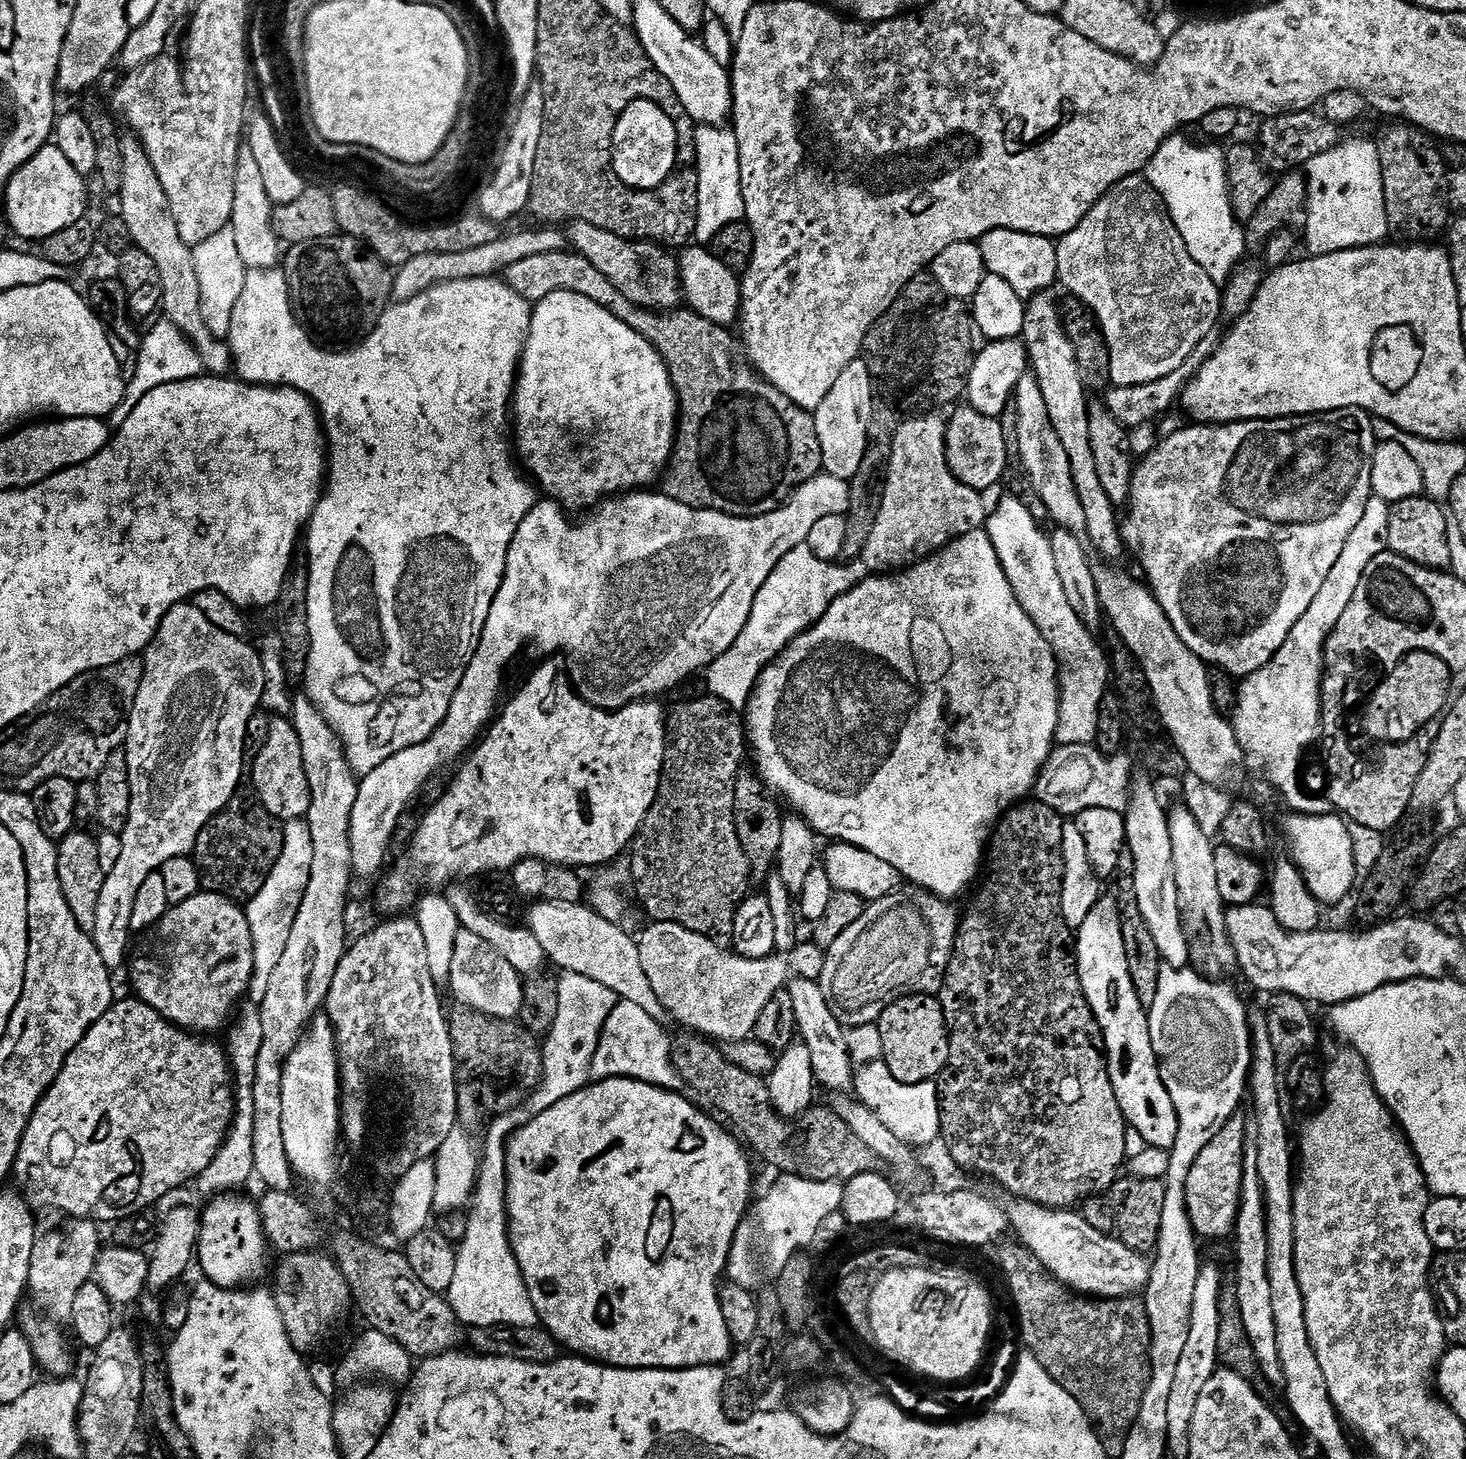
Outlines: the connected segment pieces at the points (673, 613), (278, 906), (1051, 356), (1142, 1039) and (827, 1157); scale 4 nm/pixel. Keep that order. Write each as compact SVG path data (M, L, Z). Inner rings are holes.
M827 474L813 476L812 479L801 484L780 507L761 516L731 516L709 508L691 508L659 491L656 491L657 493L652 491L656 490L632 490L627 494L605 499L595 509L595 511L597 510L596 516L588 516L585 520L578 521L577 524L571 524L568 521L567 514L569 515L569 513L566 511L565 505L551 498L537 499L536 503L532 505L532 509L526 514L526 518L522 518L522 526L518 526L518 530L514 534L514 542L510 542L510 550L506 554L506 570L502 578L502 586L498 586L498 594L492 600L490 610L483 617L482 627L479 629L478 639L474 644L472 661L468 664L466 674L462 674L462 682L450 702L450 710L446 714L446 718L436 727L431 738L386 758L382 762L382 766L373 768L369 776L363 777L359 781L358 802L354 802L354 814L350 818L352 871L357 877L372 876L383 866L384 855L388 852L388 839L395 834L396 823L399 822L404 807L411 802L412 795L439 768L444 768L447 764L452 763L455 765L481 739L485 729L493 723L498 712L498 705L501 703L500 687L504 684L504 671L511 666L512 659L523 648L529 648L532 652L541 652L541 657L544 658L552 658L560 654L556 652L565 652L568 655L566 668L570 673L572 687L576 689L576 694L581 696L586 703L594 705L595 708L602 708L605 712L614 712L618 708L625 708L628 704L636 703L637 700L660 698L663 692L678 687L683 680L690 679L695 672L703 673L722 654L726 654L726 650L730 650L730 646L734 646L734 642L738 642L738 634L742 634L742 630L750 618L754 600L758 598L758 590L762 590L766 578L770 578L770 574L778 566L778 562L782 562L782 558L786 558L786 554L790 554L790 550L794 550L798 545L807 541L811 528L821 518L845 515L852 502L852 489L849 481Z
M290 820L284 824L282 852L278 856L278 861L274 864L274 869L270 872L270 877L266 880L266 885L255 895L254 899L247 901L245 912L247 914L247 924L250 926L252 949L254 950L254 970L249 984L249 1003L260 1005L263 998L266 998L267 987L270 984L270 975L274 974L275 967L278 966L279 959L282 958L283 951L286 950L286 941L289 937L289 926L291 917L289 914L300 904L304 896L306 886L309 884L310 863L313 861L313 838L310 835L307 823L304 820Z
M1051 291L1040 292L1027 301L1024 314L1024 330L1022 339L1028 349L1028 362L1031 375L1038 382L1038 390L1042 390L1042 399L1046 401L1046 411L1050 414L1050 422L1066 449L1070 458L1070 474L1074 474L1074 486L1078 490L1078 502L1082 502L1082 510L1086 514L1084 532L1087 539L1092 539L1091 547L1105 556L1105 561L1116 562L1120 555L1125 555L1122 524L1116 520L1117 505L1110 502L1106 490L1102 490L1102 482L1098 479L1098 469L1094 467L1094 450L1090 446L1090 414L1088 406L1090 397L1084 389L1084 376L1080 373L1080 360L1076 357L1076 348L1064 329L1064 320L1060 317L1060 308L1052 297Z
M1101 895L1094 910L1090 910L1086 922L1082 922L1082 926L1075 933L1074 955L1082 990L1086 994L1088 1005L1092 1007L1092 1015L1096 1017L1104 1035L1104 1051L1110 1082L1114 1086L1118 1106L1122 1106L1124 1119L1127 1120L1129 1129L1135 1135L1137 1132L1145 1140L1143 1143L1147 1147L1170 1150L1178 1138L1178 1114L1174 1110L1174 1102L1170 1102L1170 1094L1160 1077L1154 1046L1150 1042L1147 1011L1142 1006L1142 1002L1138 1002L1138 994L1134 994L1134 982L1130 982L1130 966L1126 966L1126 946L1122 942L1120 911L1115 895Z
M692 1034L684 1035L686 1036L677 1035L672 1042L672 1061L681 1081L685 1085L689 1084L698 1095L705 1096L725 1116L723 1119L743 1137L747 1147L753 1153L756 1151L770 1167L777 1168L775 1170L777 1173L801 1176L807 1180L847 1182L858 1178L858 1174L874 1172L881 1167L880 1159L874 1154L874 1150L868 1149L866 1142L862 1142L862 1138L858 1138L858 1134L854 1134L854 1130L850 1130L850 1126L846 1126L846 1122L842 1122L842 1118L831 1107L813 1106L797 1119L784 1119L771 1104L771 1096L764 1076L755 1076L742 1070L742 1066L734 1066L734 1062L730 1062L727 1055L721 1049L719 1052L707 1039L697 1038Z

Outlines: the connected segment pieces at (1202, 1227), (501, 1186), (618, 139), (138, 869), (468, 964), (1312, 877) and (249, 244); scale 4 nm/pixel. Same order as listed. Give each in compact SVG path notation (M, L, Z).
M1242 1116L1229 1118L1226 1126L1210 1138L1202 1154L1194 1158L1190 1174L1186 1174L1186 1210L1197 1237L1220 1240L1223 1236L1231 1237L1236 1227L1244 1177L1244 1149L1250 1144L1250 1124Z
M561 971L556 985L558 986L558 1018L554 1018L554 1026L548 1031L543 1041L544 1073L540 1084L533 1089L531 1095L523 1103L523 1107L497 1115L484 1136L484 1144L479 1149L480 1169L476 1175L476 1188L472 1192L470 1207L467 1209L466 1238L456 1248L456 1265L454 1266L454 1282L450 1282L446 1293L448 1304L454 1314L469 1329L489 1328L505 1324L506 1326L537 1326L540 1324L538 1314L534 1310L534 1302L530 1302L530 1294L526 1290L526 1282L520 1273L518 1262L512 1253L512 1244L508 1240L508 1179L506 1178L506 1150L508 1139L525 1122L542 1114L542 1110L550 1110L562 1098L570 1098L579 1088L589 1083L588 1067L594 1058L594 1050L598 1050L598 1042L602 1030L606 1026L606 1018L614 1010L618 998L610 986L602 986L602 982L594 982L594 978L586 978L586 974L574 974Z
M635 100L622 110L618 118L618 126L614 126L614 138L612 139L612 168L618 174L618 178L626 186L647 190L662 186L677 171L676 159L680 156L680 136L676 133L676 124L672 121L673 113L663 108L655 100Z
M185 602L174 606L162 618L162 622L156 631L156 637L151 640L142 653L144 661L144 673L138 686L138 694L132 703L132 711L128 714L128 739L126 741L126 751L128 753L128 769L130 770L130 810L128 811L128 821L124 831L119 833L122 840L122 854L119 855L118 862L114 865L114 870L104 877L102 894L98 894L98 910L96 911L96 925L90 933L92 941L98 946L98 954L102 954L102 962L110 970L117 970L124 964L124 955L128 952L128 936L133 935L130 926L130 914L134 914L134 898L138 898L138 886L150 878L150 874L159 872L160 867L170 858L178 858L180 854L186 854L187 848L191 847L192 839L196 836L196 830L200 824L211 816L224 800L228 799L229 792L232 792L233 785L236 784L237 772L246 770L246 760L244 762L244 748L246 749L246 726L250 726L250 718L261 707L263 698L264 671L262 670L262 658L255 647L247 644L245 637L235 637L220 630L218 626L206 618L206 614L195 608L191 602Z
M462 930L457 934L454 943L454 960L450 965L449 985L450 991L452 990L456 995L454 1000L457 1005L464 1005L484 1015L515 1021L522 1010L524 980L521 973L516 972L514 966L510 966L510 962L506 962L506 958L502 958L502 954L498 954L498 950L494 950L494 946L490 946L490 942L486 942L486 938L478 938L478 934L473 932Z
M1296 810L1284 820L1284 840L1288 843L1287 855L1302 874L1310 894L1321 905L1340 904L1357 887L1355 878L1354 845L1347 823L1339 815L1308 816Z
M247 146L241 147L234 182L234 210L230 226L234 230L234 242L238 242L238 254L242 254L245 269L276 268L281 263L282 241L276 236L275 228L272 225L273 209L270 194L266 194L266 186L262 183L258 161L254 159L254 150L250 150Z

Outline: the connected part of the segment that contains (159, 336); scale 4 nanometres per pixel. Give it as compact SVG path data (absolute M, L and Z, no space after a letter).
M163 323L156 324L149 332L143 333L138 349L140 357L136 360L136 377L133 380L131 377L127 381L122 402L106 418L109 429L120 428L122 422L126 422L126 418L130 418L130 414L134 414L134 406L138 406L138 402L142 402L142 398L146 398L146 394L150 394L150 390L170 382L193 380L194 377L204 372L204 364L200 360L200 355L192 347L188 337L180 329L175 328L172 323Z

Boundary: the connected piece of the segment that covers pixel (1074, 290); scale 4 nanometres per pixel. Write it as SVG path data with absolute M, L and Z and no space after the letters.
M1137 174L1118 182L1109 190L1100 201L1070 230L1066 235L1059 237L1056 244L1058 254L1058 280L1072 296L1077 296L1090 311L1096 315L1096 320L1100 323L1100 332L1104 335L1104 344L1108 347L1108 376L1111 383L1118 387L1142 386L1143 384L1155 382L1160 378L1166 378L1168 374L1178 370L1182 362L1193 353L1198 342L1205 338L1217 327L1216 319L1221 319L1221 285L1211 280L1210 275L1202 270L1190 254L1187 253L1186 243L1183 242L1182 234L1175 228L1174 222L1169 219L1167 206L1159 196L1158 190L1151 185L1143 175Z

